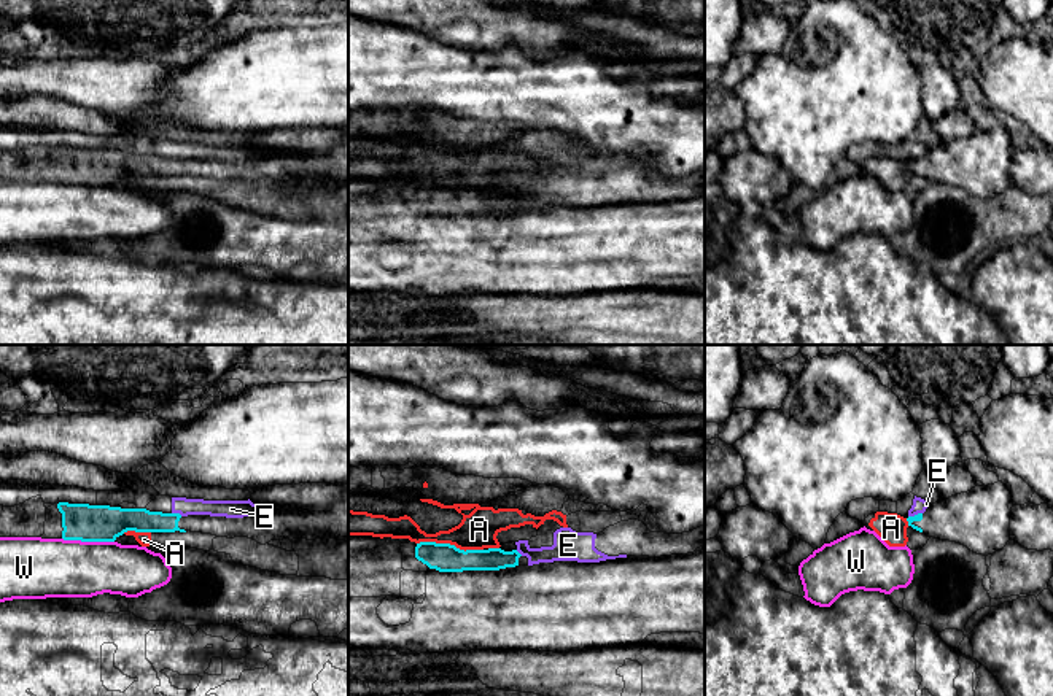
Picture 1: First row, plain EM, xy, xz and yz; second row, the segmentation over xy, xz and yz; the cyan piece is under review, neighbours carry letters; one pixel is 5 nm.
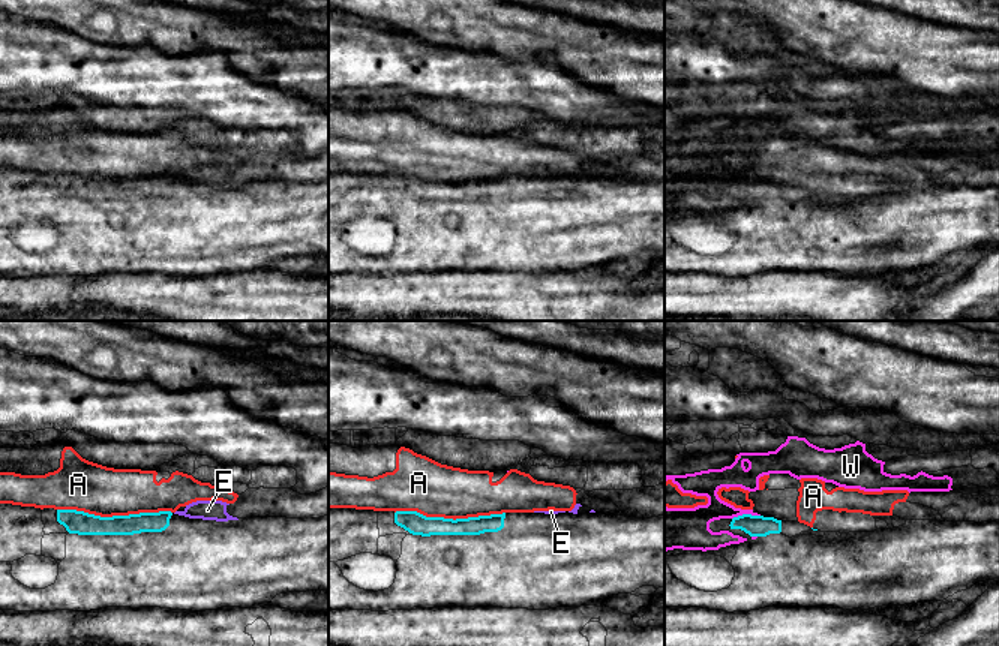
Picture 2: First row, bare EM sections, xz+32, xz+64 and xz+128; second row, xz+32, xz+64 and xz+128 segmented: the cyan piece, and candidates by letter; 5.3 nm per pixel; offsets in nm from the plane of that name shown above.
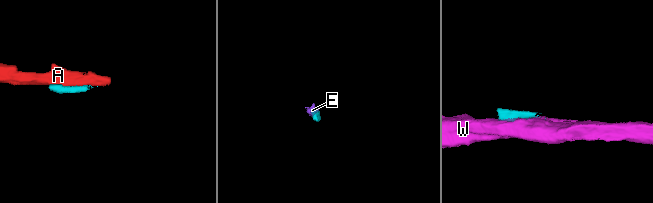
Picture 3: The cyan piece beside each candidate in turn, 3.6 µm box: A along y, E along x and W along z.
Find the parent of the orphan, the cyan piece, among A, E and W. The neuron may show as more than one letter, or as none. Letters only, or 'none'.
none

